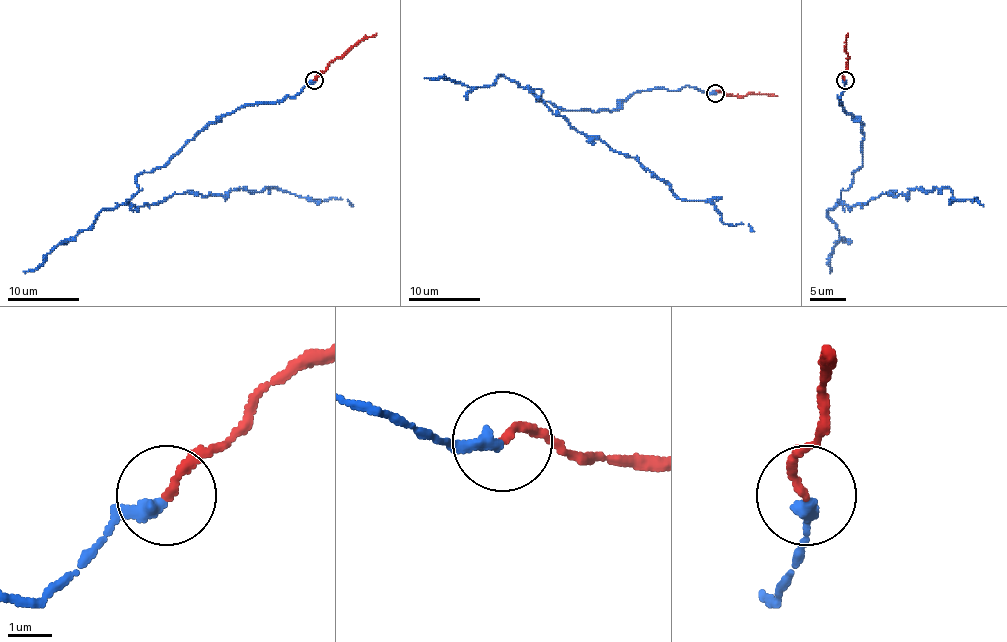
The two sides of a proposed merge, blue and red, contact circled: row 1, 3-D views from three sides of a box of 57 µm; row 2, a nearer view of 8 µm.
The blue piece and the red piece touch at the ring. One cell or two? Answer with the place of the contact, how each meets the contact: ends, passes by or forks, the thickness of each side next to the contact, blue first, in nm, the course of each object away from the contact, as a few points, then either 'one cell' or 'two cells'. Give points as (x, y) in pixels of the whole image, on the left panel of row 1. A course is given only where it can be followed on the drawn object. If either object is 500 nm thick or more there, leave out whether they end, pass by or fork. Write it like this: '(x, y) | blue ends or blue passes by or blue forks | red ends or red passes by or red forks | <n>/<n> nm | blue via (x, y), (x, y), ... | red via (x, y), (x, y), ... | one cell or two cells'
(314, 80) | blue ends | red ends | 320/180 nm | blue via (315, 80), (209, 123), (136, 177), (140, 190), (129, 201), (275, 188), (353, 206) | red via (315, 80), (331, 62), (342, 58), (362, 40), (376, 33) | one cell

